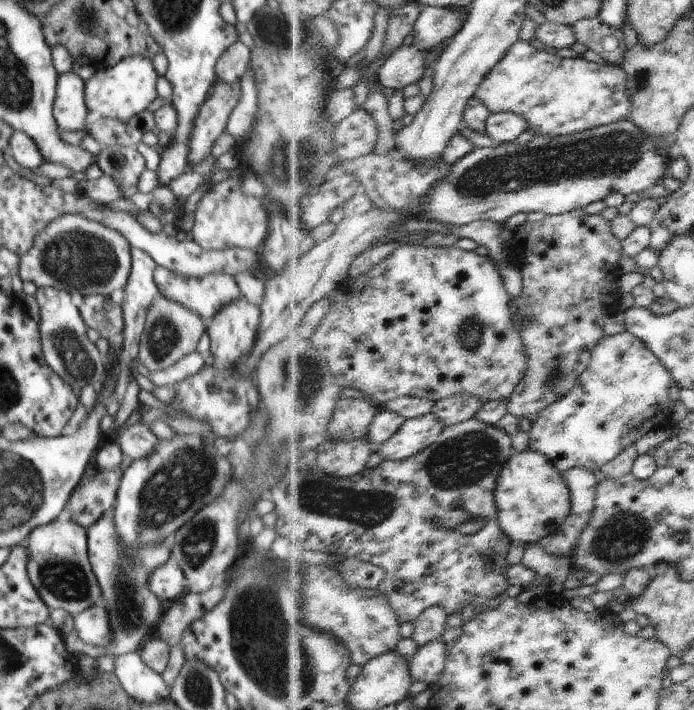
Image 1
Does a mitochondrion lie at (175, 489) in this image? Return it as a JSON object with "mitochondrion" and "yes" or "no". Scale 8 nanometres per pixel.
{"mitochondrion":"yes"}

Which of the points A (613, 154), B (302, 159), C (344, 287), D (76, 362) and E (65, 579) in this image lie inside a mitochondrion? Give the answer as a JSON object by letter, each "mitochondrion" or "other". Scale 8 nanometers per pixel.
{"A":"mitochondrion","B":"mitochondrion","C":"other","D":"mitochondrion","E":"mitochondrion"}

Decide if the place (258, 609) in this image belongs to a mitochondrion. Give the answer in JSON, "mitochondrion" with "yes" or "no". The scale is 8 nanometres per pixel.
{"mitochondrion":"yes"}

